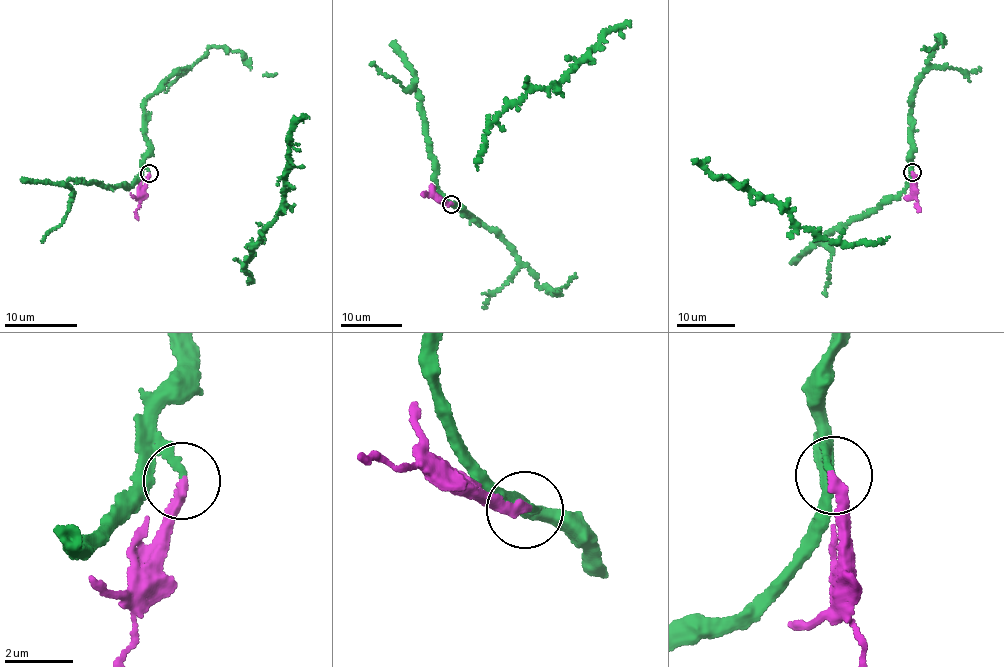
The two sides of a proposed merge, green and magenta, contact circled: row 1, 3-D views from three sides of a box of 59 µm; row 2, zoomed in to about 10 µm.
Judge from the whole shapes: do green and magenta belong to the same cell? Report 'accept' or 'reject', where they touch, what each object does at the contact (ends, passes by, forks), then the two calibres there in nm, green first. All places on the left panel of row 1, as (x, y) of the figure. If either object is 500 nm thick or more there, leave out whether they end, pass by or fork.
reject; place (149, 173); green ends; magenta ends; calibres 190 and 320 nm

